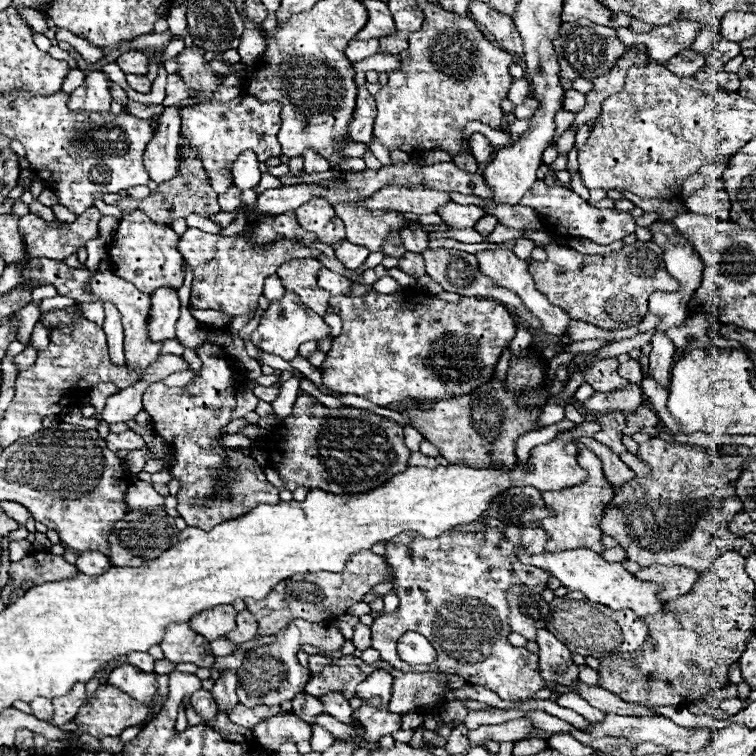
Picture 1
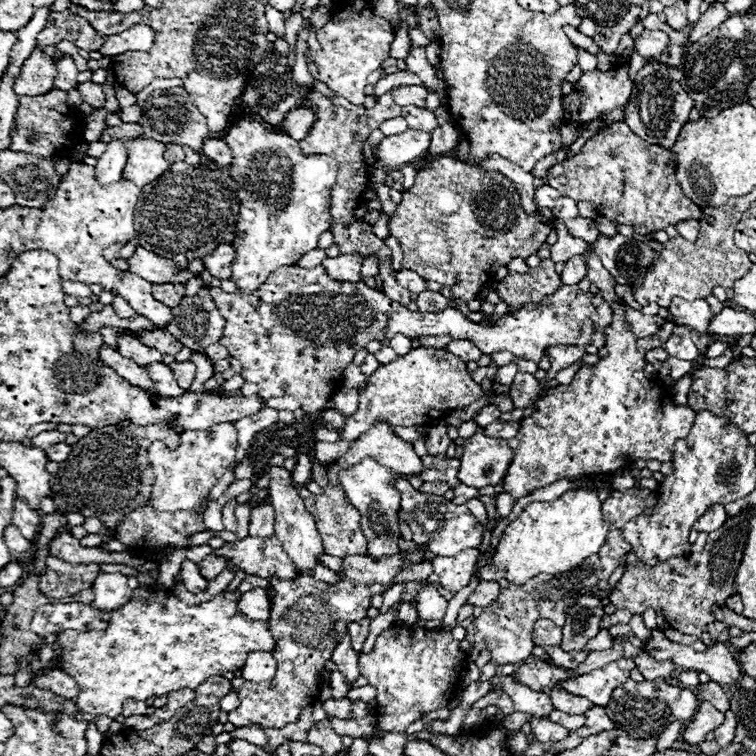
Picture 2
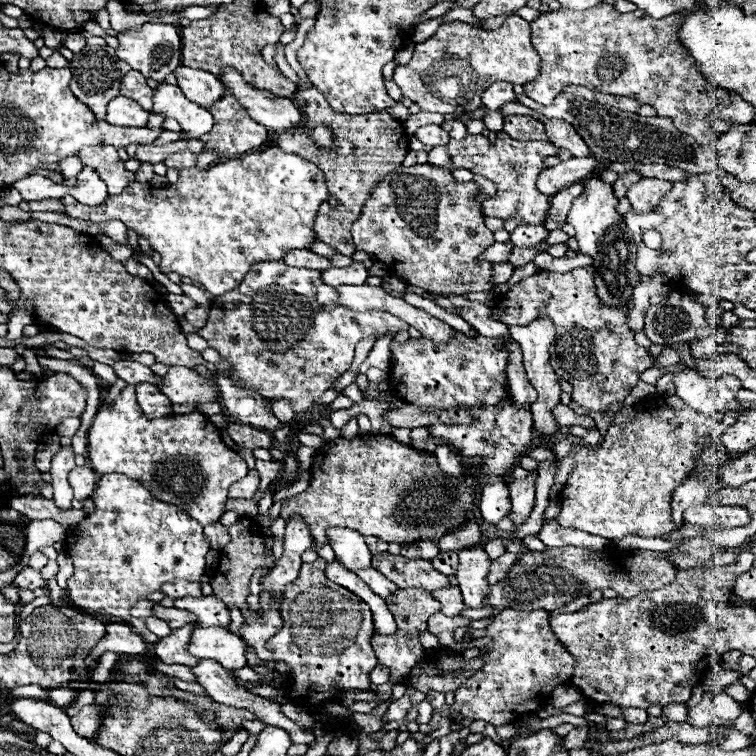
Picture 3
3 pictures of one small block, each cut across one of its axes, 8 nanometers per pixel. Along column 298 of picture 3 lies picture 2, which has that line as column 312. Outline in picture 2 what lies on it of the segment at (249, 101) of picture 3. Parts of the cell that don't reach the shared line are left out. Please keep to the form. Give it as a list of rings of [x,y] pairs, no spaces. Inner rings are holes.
[[[296,108],[288,112],[288,118],[284,118],[284,126],[280,128],[284,134],[300,142],[314,126],[314,122],[316,122],[316,114],[310,108]]]

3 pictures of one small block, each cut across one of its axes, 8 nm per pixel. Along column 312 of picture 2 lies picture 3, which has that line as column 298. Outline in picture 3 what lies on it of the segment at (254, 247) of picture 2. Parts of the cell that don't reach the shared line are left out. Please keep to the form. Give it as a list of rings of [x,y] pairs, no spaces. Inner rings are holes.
[[[268,148],[258,154],[244,154],[226,162],[218,162],[206,170],[188,168],[180,170],[180,180],[168,188],[154,188],[150,184],[134,182],[128,186],[124,194],[112,198],[108,196],[104,204],[90,208],[84,204],[66,206],[60,200],[32,202],[32,212],[64,212],[72,218],[82,218],[88,222],[108,222],[122,220],[128,228],[132,228],[138,236],[144,236],[156,252],[160,252],[160,272],[176,272],[204,286],[204,290],[212,292],[216,298],[234,290],[252,264],[262,260],[282,260],[288,250],[304,250],[314,236],[314,218],[320,202],[326,198],[326,184],[322,170],[296,156],[286,154],[280,148]]]

